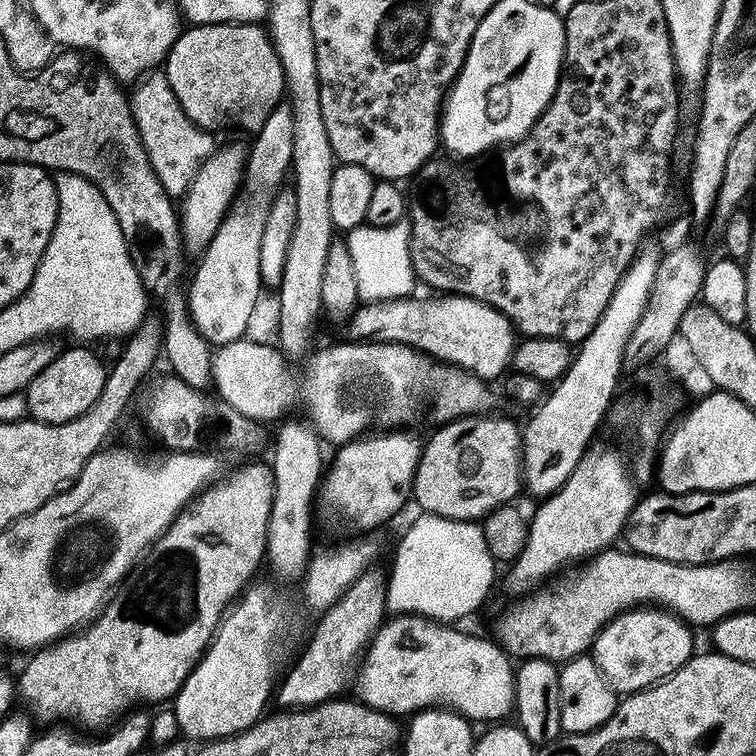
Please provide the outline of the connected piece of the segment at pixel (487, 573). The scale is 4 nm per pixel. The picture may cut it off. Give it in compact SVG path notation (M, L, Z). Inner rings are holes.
M417 515L417 520L404 532L396 557L392 560L392 577L386 580L386 608L392 614L422 616L425 620L452 624L472 613L489 592L494 578L494 558L484 537L484 531L475 521L448 520L441 516Z

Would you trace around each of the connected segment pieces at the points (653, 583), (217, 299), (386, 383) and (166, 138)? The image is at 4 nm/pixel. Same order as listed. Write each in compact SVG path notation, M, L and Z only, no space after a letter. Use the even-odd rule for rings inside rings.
M612 546L603 552L595 553L579 570L570 584L562 584L556 590L542 590L526 604L526 608L510 611L498 624L497 643L511 657L520 660L548 660L563 664L576 656L587 653L596 641L597 634L616 616L636 607L653 606L677 615L689 627L713 627L716 622L749 607L754 594L752 582L745 570L734 560L713 561L711 564L676 564L662 558L640 556L631 550L619 552Z
M281 102L279 106L266 118L260 131L255 133L252 144L252 152L247 153L244 166L244 178L242 181L243 196L239 199L237 206L229 211L220 224L220 229L212 238L203 254L199 257L200 265L192 276L192 285L186 288L186 299L188 301L188 315L201 336L208 341L209 345L219 346L229 344L241 339L256 312L256 303L260 300L260 243L264 233L264 223L268 217L268 210L274 199L274 190L281 187L284 175L289 175L292 167L292 110L287 103Z
M348 342L332 344L321 352L313 351L307 357L308 365L300 376L300 404L304 407L307 423L314 429L321 441L329 440L332 446L347 444L373 430L396 430L412 416L412 380L424 391L432 416L436 422L459 420L462 416L482 416L493 411L496 396L489 385L479 376L465 372L463 368L437 362L406 344L387 342Z
M162 70L145 73L133 88L135 90L130 94L130 103L135 126L147 158L150 159L151 168L158 175L158 180L168 196L183 197L205 158L212 156L216 149L216 142L211 137L213 135L200 129L186 117L178 98L170 89L168 76Z

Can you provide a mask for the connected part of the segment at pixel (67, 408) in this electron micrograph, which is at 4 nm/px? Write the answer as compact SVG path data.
M72 347L76 348L68 348L65 352L63 349L57 354L54 362L50 362L50 366L46 366L46 370L42 370L42 374L28 384L26 412L31 419L42 424L70 422L90 410L90 406L94 406L94 402L104 393L106 364L104 368L103 362L94 353L84 349L87 347Z

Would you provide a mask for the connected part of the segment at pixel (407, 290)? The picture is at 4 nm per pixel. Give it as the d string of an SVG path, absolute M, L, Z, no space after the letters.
M401 222L389 228L353 228L347 233L346 243L353 260L357 294L361 301L396 300L399 296L413 295L415 288L412 287L418 283L418 277L412 269L412 246L407 223Z

